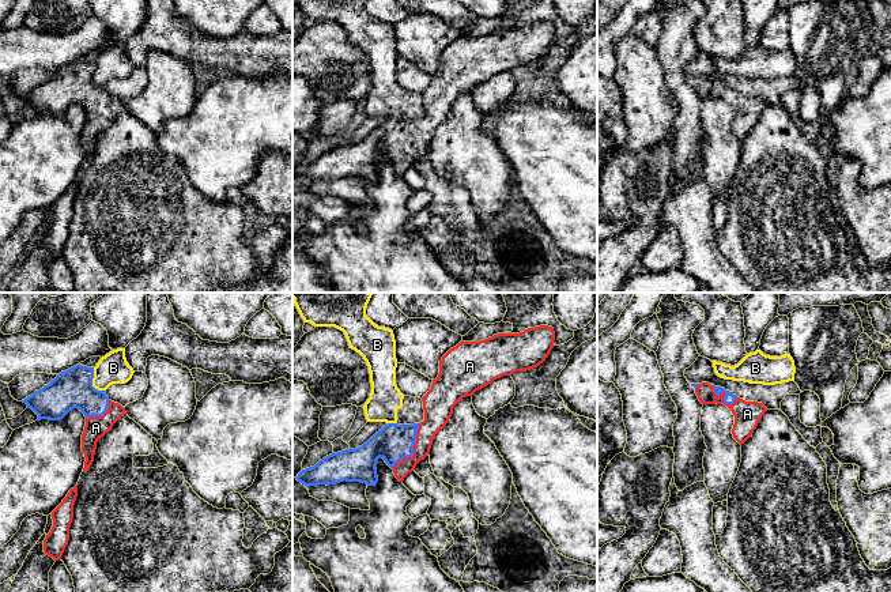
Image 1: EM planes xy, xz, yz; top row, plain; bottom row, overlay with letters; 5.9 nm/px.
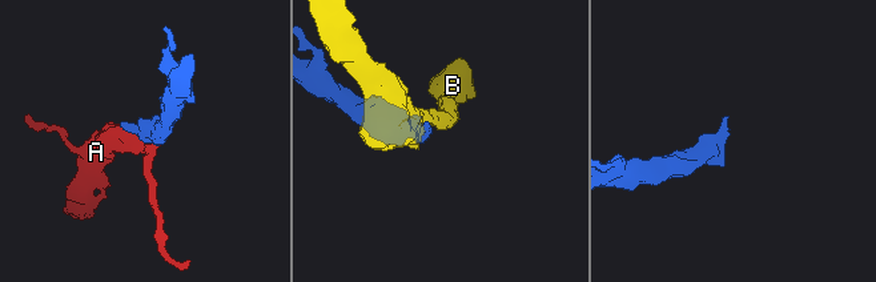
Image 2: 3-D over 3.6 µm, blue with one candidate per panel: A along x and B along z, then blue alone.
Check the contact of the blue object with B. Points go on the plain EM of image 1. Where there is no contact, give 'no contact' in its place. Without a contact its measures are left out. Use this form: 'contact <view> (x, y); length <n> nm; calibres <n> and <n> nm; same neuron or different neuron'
contact xy (91, 78); length 160 nm; calibres 220 and 180 nm; different neuron

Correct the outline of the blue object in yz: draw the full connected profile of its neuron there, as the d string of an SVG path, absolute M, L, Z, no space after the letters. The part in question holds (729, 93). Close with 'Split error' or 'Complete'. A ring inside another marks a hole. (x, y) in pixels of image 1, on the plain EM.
M709 78L691 79L702 99L724 99L735 110L735 120L732 124L733 133L741 140L744 139L767 103L758 97L745 97L721 82L710 80Z. Split error

